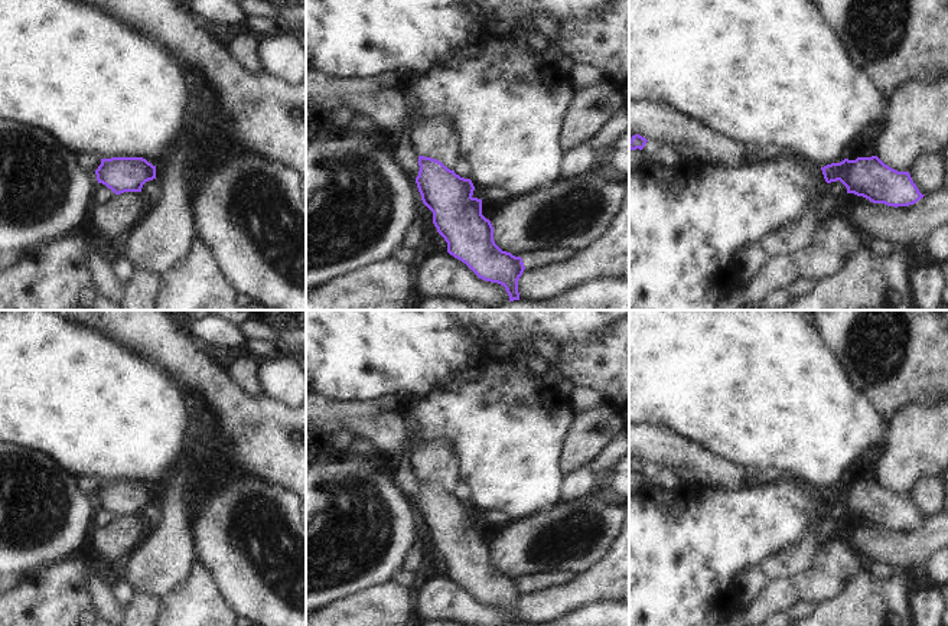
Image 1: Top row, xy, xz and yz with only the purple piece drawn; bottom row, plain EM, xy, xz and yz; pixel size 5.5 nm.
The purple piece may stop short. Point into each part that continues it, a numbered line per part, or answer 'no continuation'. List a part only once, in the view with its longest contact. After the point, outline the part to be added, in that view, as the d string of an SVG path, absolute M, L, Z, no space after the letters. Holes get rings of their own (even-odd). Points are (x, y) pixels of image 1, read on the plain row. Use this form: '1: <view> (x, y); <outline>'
no continuation

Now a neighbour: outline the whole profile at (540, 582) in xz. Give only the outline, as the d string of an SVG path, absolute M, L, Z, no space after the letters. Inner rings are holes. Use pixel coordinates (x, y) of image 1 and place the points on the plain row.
M557 571L554 574L537 574L522 580L524 590L528 593L541 591L556 586L567 584L576 580L580 574L577 571Z

